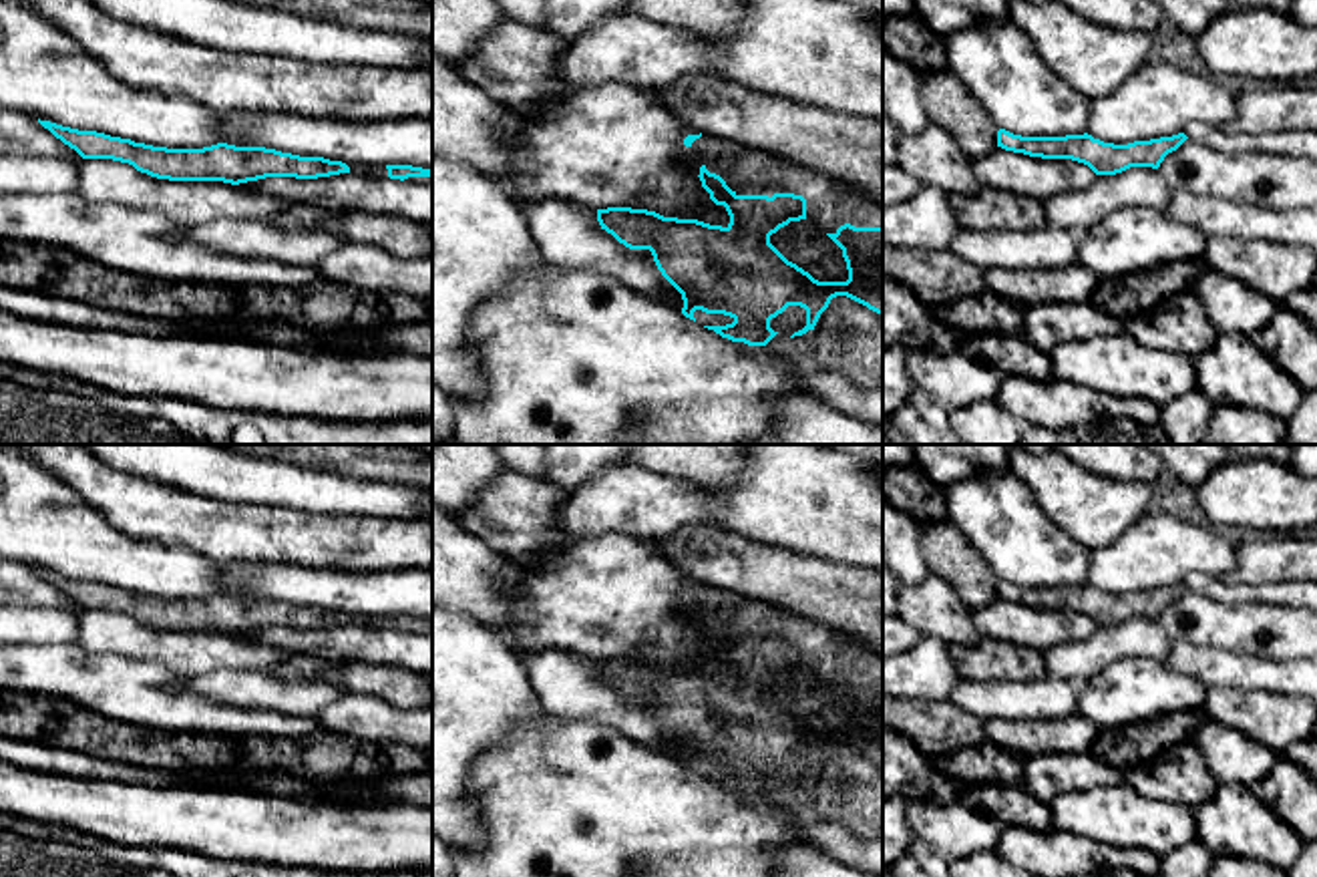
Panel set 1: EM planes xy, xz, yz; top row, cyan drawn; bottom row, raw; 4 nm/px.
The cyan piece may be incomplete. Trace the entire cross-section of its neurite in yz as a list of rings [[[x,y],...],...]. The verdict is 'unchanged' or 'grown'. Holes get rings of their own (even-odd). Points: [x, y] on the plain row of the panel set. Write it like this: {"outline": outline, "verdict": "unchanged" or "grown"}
{"outline": [[[1005,579],[997,581],[997,597],[1042,609],[1072,609],[1088,616],[1096,626],[1116,626],[1130,618],[1158,620],[1164,607],[1176,601],[1188,587],[1184,583],[1150,591],[1114,595],[1092,585],[1021,587]]], "verdict": "unchanged"}

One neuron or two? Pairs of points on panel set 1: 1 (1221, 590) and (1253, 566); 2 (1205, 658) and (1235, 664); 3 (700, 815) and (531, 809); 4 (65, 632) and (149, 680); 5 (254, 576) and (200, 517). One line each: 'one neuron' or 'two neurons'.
1: two neurons
2: one neuron
3: one neuron
4: two neurons
5: two neurons

